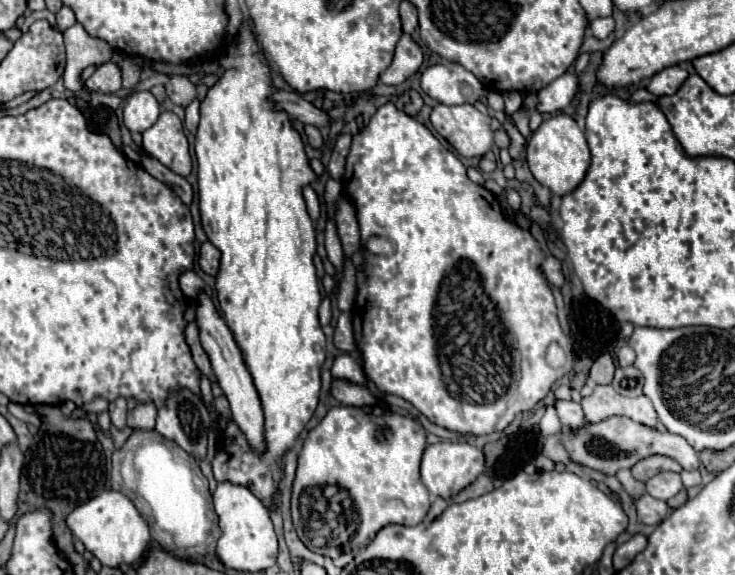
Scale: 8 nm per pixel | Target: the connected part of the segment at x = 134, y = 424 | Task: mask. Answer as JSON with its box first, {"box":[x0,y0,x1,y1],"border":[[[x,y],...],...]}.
{"box":[128,404,156,430],"border":[[[140,404],[128,414],[128,426],[132,430],[154,430],[154,420],[156,420],[156,406],[154,404]]]}

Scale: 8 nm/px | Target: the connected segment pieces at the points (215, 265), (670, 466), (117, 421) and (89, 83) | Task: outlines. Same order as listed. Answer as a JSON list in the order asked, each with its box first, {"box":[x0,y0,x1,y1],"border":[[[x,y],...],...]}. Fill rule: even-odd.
[{"box":[200,242,220,276],"border":[[[204,242],[200,248],[200,266],[206,274],[216,276],[220,270],[220,250],[212,242]]]},{"box":[632,456,682,482],"border":[[[648,456],[644,460],[640,460],[634,468],[632,468],[632,476],[640,482],[646,482],[652,474],[656,472],[664,472],[664,470],[672,470],[672,472],[680,472],[682,466],[678,466],[678,462],[674,462],[672,458],[666,456]]]},{"box":[108,398,126,430],"border":[[[118,398],[118,400],[110,402],[108,412],[110,412],[112,424],[114,424],[118,430],[122,430],[122,428],[126,426],[126,400],[124,400],[124,398]]]},{"box":[86,50,122,94],"border":[[[114,50],[112,58],[104,64],[100,64],[96,68],[96,72],[86,80],[86,88],[92,92],[104,92],[104,94],[112,94],[116,90],[122,88],[122,70],[120,70],[120,62],[122,54],[118,50]]]}]

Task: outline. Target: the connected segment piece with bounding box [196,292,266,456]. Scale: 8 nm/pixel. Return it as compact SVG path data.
M200 292L198 294L198 308L196 308L196 320L198 320L198 326L200 326L200 340L202 340L202 346L206 350L206 354L210 356L210 362L212 362L212 368L214 368L214 374L218 378L218 384L220 388L224 390L228 402L230 402L230 410L232 410L232 418L234 422L238 424L238 428L242 430L242 434L246 436L250 448L260 456L266 452L266 438L264 438L264 410L262 410L262 402L260 402L260 396L256 392L256 386L252 382L252 376L250 376L250 370L244 362L244 356L242 356L242 350L238 348L230 328L226 326L226 322L218 316L212 300Z

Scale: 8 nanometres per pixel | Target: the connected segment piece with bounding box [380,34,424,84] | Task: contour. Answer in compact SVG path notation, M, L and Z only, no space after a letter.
M402 34L402 38L396 44L394 60L388 66L388 70L382 74L380 82L384 82L384 84L402 84L416 70L420 70L422 62L424 62L422 48L412 40L410 34Z

